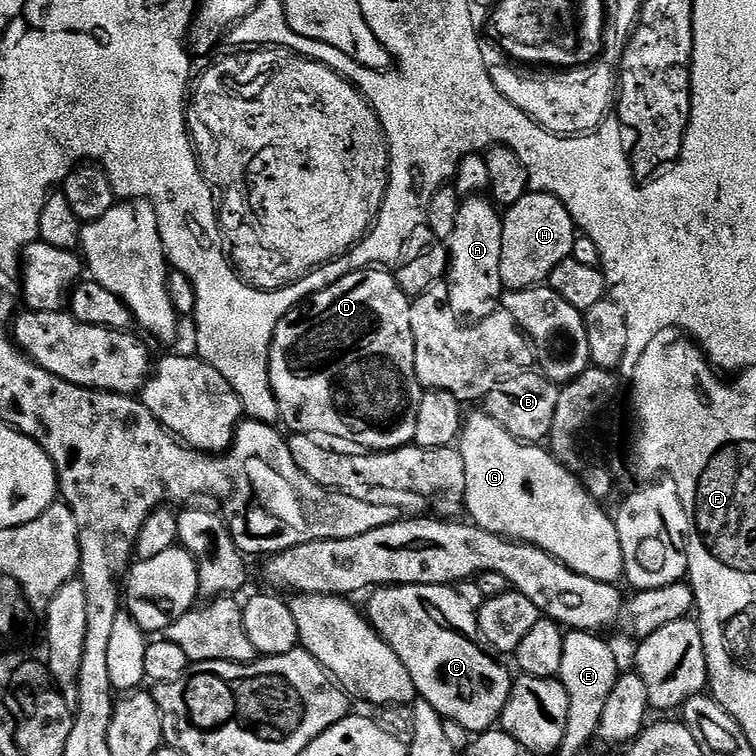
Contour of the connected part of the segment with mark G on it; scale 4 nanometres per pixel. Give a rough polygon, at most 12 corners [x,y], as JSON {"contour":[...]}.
{"contour":[[463,421],[464,508],[616,584],[616,521],[547,447]]}

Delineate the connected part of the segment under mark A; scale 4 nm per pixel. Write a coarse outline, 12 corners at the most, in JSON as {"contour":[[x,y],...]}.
{"contour":[[487,195],[461,199],[448,307],[475,322],[502,282],[502,226]]}

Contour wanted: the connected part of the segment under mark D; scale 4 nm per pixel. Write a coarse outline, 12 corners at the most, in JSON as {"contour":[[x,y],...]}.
{"contour":[[361,268],[278,322],[292,434],[414,441],[412,300]]}

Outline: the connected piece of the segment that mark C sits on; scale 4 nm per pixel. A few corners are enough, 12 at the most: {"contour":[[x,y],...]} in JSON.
{"contour":[[447,584],[380,586],[366,619],[417,693],[489,731],[514,676]]}

